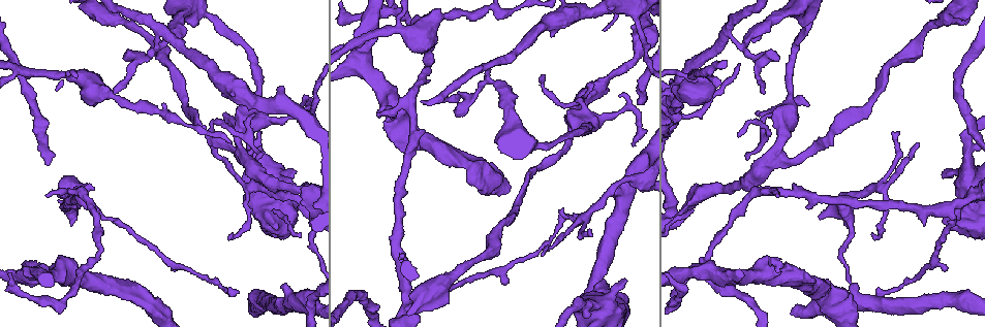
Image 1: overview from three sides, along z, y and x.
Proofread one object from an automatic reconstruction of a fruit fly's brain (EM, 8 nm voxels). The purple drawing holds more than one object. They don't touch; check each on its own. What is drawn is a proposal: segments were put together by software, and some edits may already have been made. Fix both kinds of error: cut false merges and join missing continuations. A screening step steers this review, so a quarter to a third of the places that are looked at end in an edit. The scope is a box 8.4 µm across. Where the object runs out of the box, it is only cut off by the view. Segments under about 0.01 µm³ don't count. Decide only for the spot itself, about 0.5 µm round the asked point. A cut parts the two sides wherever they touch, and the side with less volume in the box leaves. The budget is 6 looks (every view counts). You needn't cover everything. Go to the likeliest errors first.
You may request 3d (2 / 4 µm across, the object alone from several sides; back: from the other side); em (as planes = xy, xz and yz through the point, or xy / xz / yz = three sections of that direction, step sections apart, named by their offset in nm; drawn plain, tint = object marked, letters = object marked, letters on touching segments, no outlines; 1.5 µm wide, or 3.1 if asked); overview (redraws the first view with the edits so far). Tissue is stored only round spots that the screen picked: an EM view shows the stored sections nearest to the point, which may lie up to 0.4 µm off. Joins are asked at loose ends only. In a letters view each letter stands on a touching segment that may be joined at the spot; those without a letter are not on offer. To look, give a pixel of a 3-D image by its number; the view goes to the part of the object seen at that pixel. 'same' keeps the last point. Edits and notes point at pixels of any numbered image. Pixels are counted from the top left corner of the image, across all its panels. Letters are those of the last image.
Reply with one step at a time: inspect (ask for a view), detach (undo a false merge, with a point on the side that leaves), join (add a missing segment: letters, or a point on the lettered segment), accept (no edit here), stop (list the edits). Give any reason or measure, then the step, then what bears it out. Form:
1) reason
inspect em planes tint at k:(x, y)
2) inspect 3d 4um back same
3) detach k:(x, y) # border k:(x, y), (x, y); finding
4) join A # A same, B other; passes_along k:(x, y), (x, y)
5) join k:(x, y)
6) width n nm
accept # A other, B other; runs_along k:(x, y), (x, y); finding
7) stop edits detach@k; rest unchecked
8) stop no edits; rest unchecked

free end
inspect em planes letters at 1:(625, 283)

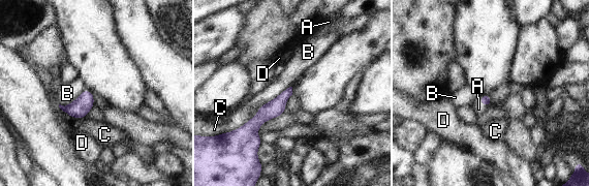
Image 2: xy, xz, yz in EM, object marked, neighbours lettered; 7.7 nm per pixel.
longest_contact B 600 nm
join A # A same, B other, C other, D other; the neuron continues

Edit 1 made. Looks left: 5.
inspect overview

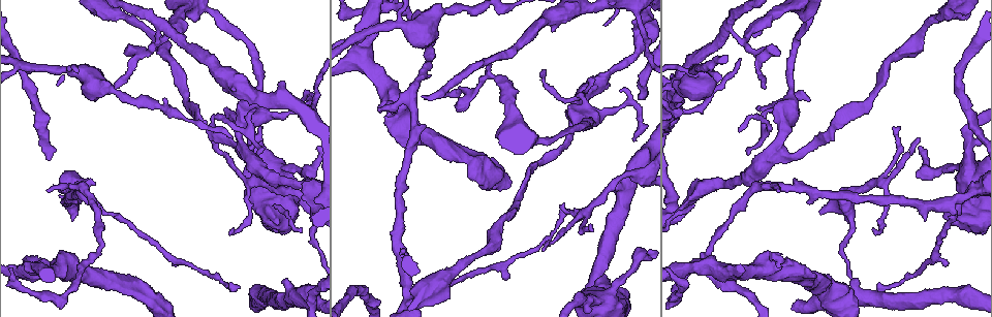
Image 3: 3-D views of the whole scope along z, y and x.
free end
inspect em planes plain at 3:(378, 111)

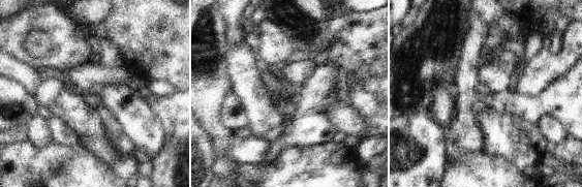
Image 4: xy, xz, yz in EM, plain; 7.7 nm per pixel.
see the neighbours
inspect em planes letters same

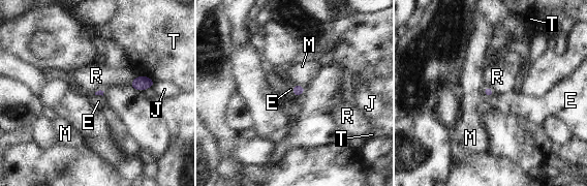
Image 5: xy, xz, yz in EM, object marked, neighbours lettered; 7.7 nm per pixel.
accept # E other, J other, M other, R other, T other; border 5:(485, 85), (495, 93); no lettered segment goes on from it

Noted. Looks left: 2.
branch stops here
inspect em xy step 4 letters at 3:(920, 140)

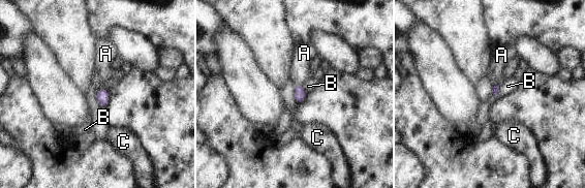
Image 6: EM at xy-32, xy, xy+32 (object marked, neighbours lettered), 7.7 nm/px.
inspect em planes letters same

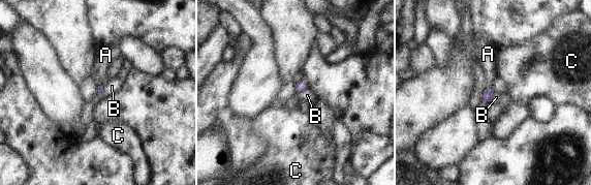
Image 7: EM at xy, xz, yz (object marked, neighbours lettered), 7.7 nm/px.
join A # A same, B other, C other; passes_along 7:(489, 91), (490, 85), (488, 54); it goes on there

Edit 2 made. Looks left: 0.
stop edits join@2, join@7; rest unchecked

